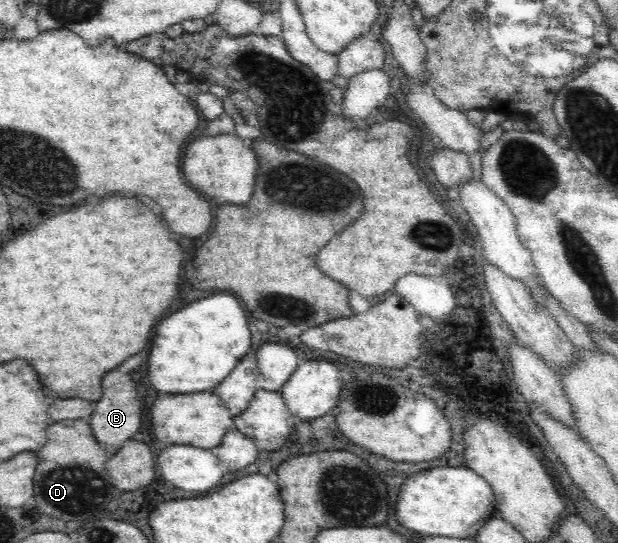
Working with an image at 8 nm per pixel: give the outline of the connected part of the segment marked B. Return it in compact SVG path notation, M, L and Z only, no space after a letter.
M116 370L108 372L102 380L102 390L104 390L104 396L98 400L98 406L92 412L90 428L98 444L106 450L108 456L112 456L114 452L118 452L122 442L126 442L138 434L138 430L142 426L142 414L138 408L140 402L138 402L136 386L128 374L122 374Z

